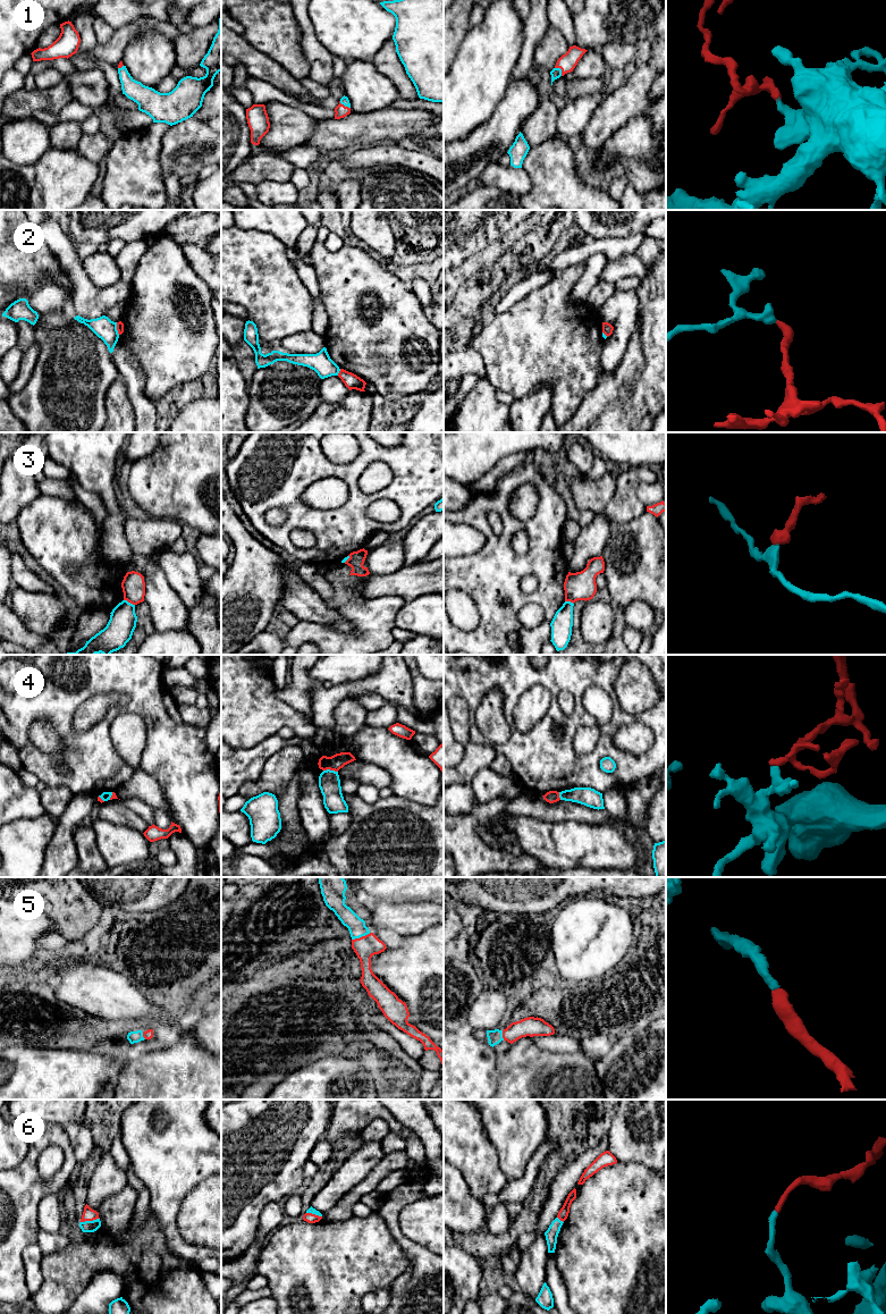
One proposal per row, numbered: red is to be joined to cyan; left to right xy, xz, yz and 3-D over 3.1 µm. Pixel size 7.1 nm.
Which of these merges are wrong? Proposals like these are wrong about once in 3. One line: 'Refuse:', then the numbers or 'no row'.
Refuse: 2, 3, 4

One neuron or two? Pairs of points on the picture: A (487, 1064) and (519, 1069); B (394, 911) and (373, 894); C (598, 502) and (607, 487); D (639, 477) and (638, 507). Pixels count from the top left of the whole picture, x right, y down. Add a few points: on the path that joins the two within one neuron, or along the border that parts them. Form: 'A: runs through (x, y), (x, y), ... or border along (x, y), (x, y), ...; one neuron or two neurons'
A: border along (499, 1055), (496, 1087); two neurons
B: border along (407, 902), (376, 902), (369, 909); two neurons
C: runs through (598, 498), (604, 490); one neuron
D: runs through (632, 485), (632, 499); one neuron

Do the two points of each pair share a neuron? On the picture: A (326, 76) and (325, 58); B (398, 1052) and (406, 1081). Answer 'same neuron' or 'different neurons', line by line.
A: same neuron
B: different neurons

